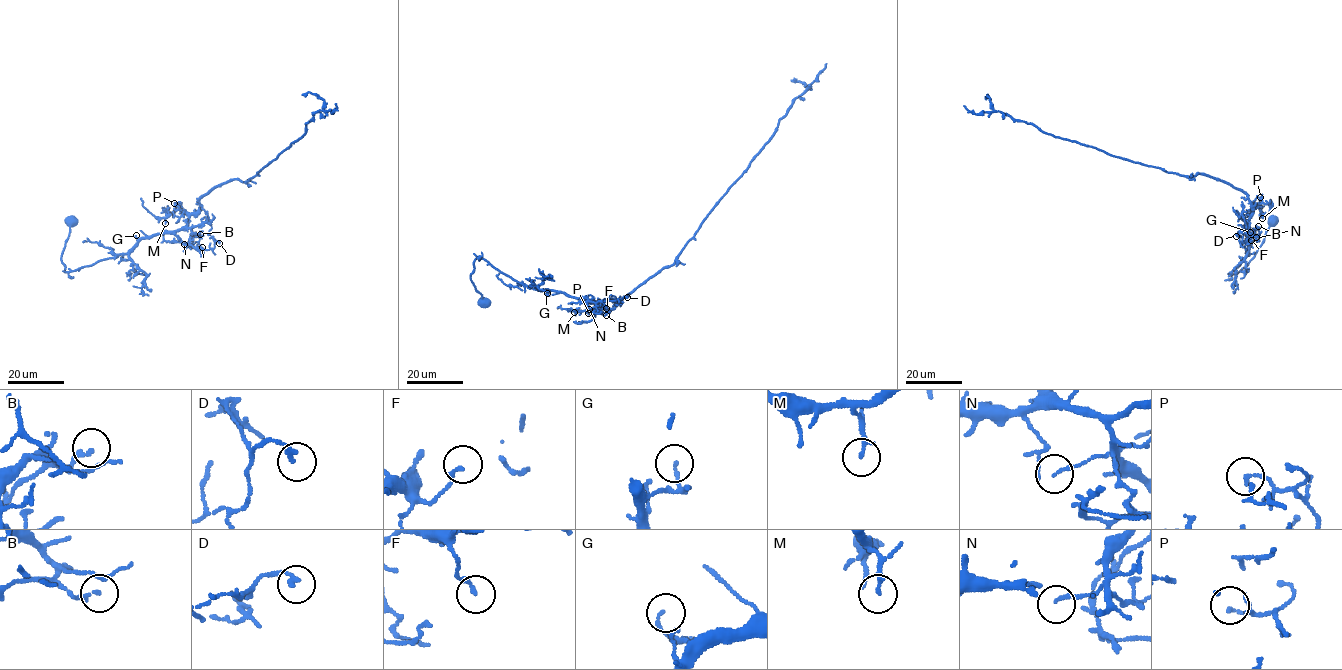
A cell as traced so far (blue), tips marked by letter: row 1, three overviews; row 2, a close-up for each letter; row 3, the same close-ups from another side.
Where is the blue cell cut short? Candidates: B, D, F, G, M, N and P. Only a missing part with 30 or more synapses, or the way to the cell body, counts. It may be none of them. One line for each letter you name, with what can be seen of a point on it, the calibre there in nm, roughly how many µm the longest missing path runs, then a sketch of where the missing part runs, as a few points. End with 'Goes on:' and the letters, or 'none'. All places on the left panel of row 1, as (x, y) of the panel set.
Goes on: none

